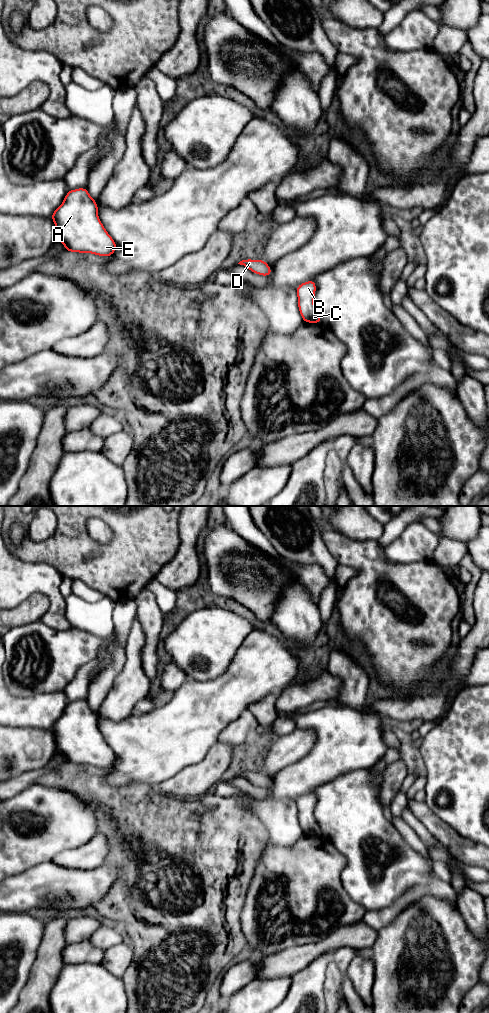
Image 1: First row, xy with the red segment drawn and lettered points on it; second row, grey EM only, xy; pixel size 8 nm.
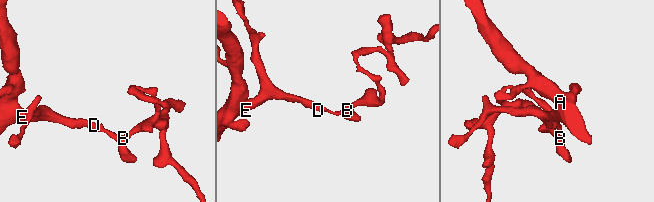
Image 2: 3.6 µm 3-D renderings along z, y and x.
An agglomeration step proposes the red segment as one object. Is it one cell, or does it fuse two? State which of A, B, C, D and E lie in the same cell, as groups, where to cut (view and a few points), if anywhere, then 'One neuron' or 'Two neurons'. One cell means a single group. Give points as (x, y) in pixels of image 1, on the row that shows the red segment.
Groups: A B C D E. No split. One neuron

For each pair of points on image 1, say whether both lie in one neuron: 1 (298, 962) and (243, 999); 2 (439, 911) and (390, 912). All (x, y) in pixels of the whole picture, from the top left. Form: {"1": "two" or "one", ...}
{"1": "two", "2": "two"}

